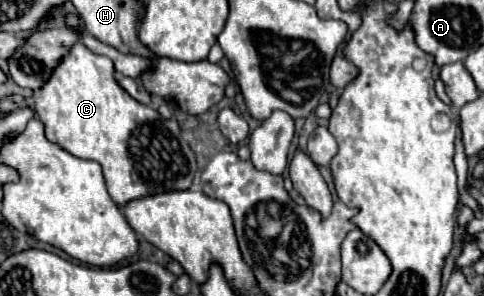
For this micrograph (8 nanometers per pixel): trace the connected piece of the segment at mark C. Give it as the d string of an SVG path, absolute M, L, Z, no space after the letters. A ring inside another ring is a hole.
M81 43L73 45L69 55L53 71L51 79L33 97L33 107L37 117L45 123L47 139L79 159L97 161L103 167L107 191L119 207L149 195L191 189L197 173L197 159L193 149L187 145L179 123L175 119L163 119L151 105L135 101L119 87L113 73L115 69L109 57L95 55Z

